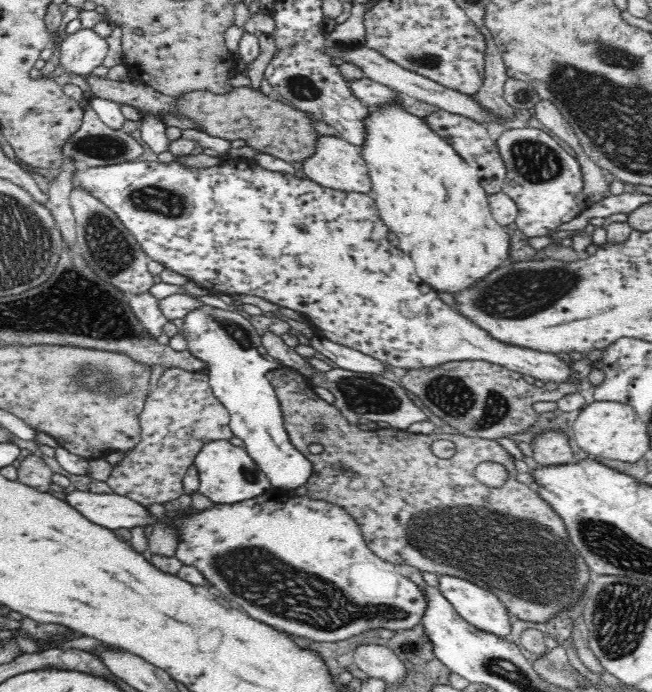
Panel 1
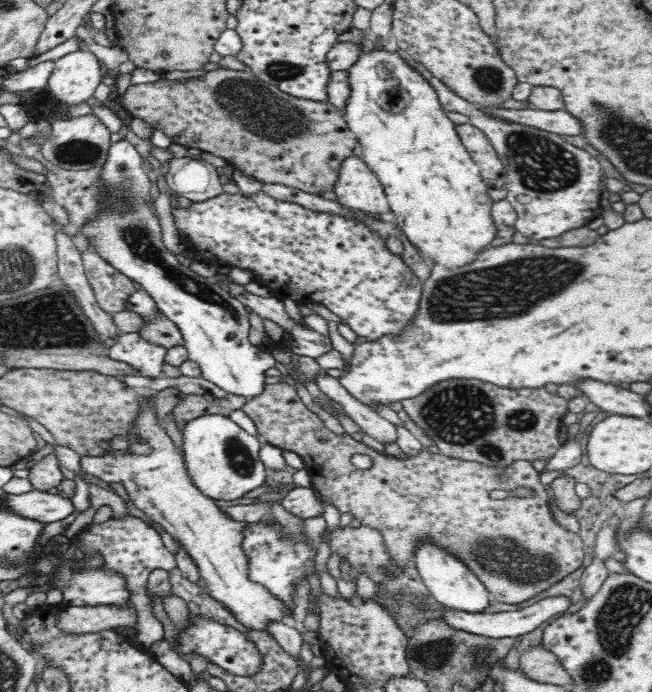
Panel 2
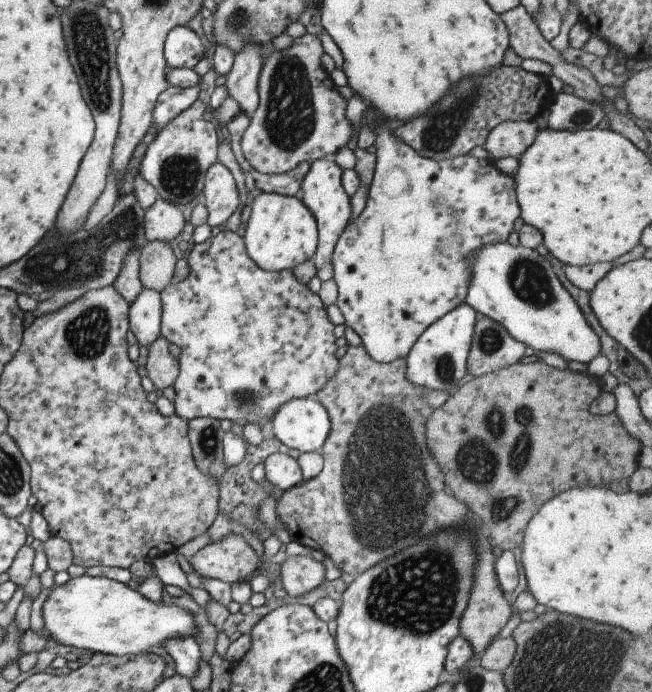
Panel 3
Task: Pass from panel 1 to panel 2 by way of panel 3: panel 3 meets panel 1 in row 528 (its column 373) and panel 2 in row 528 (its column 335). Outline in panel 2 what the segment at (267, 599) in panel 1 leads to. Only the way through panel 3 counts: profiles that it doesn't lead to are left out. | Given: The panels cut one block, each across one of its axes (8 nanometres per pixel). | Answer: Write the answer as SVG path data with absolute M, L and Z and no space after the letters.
M267 516L262 520L258 520L258 522L248 523L248 526L244 526L240 539L240 548L246 557L246 564L248 565L248 581L264 587L274 597L274 600L283 602L285 604L285 614L290 616L290 618L294 614L294 608L296 606L294 598L296 598L298 590L308 588L306 585L308 584L307 579L310 574L312 576L318 575L318 571L314 567L314 564L316 564L316 556L318 556L318 547L308 541L305 519L300 518L300 523L302 523L302 529L299 530L299 533L297 535L290 535L290 533L284 531L285 526L283 524Z

